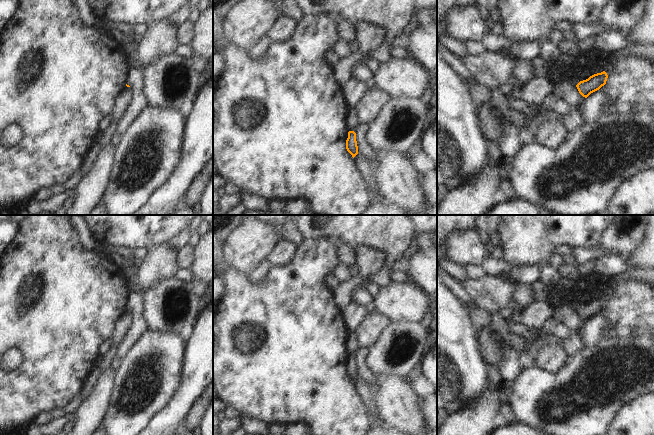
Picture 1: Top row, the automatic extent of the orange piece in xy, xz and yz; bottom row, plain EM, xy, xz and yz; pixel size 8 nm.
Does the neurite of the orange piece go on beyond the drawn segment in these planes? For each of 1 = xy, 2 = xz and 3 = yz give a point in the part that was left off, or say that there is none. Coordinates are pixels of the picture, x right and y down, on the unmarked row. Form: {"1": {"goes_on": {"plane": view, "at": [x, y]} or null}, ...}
{"1": {"goes_on": null}, "2": {"goes_on": null}, "3": {"goes_on": null}}

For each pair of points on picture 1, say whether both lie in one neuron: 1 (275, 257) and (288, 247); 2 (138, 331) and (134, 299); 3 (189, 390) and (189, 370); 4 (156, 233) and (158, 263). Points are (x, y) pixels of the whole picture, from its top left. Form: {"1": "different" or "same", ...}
{"1": "same", "2": "same", "3": "same", "4": "different"}

